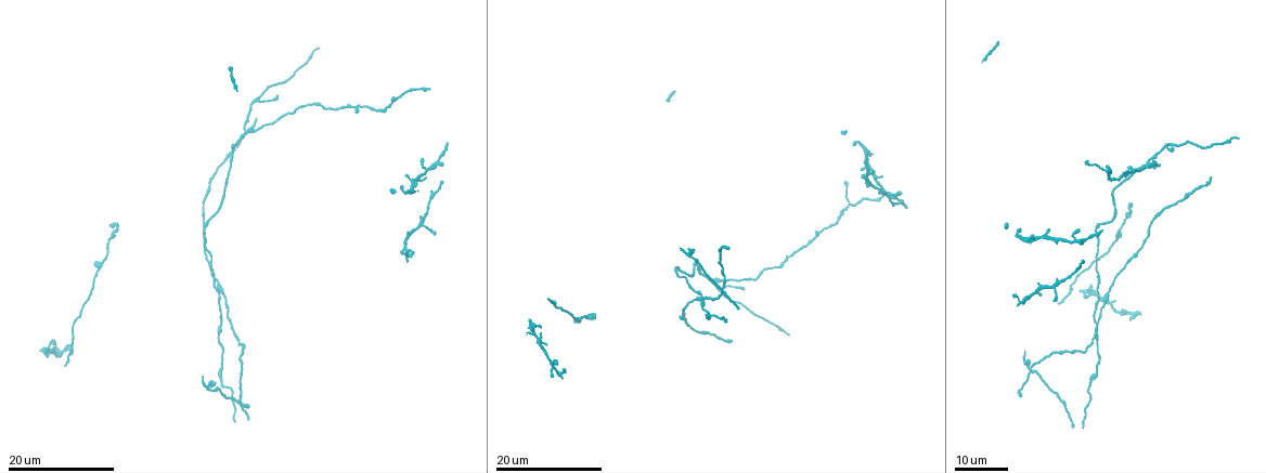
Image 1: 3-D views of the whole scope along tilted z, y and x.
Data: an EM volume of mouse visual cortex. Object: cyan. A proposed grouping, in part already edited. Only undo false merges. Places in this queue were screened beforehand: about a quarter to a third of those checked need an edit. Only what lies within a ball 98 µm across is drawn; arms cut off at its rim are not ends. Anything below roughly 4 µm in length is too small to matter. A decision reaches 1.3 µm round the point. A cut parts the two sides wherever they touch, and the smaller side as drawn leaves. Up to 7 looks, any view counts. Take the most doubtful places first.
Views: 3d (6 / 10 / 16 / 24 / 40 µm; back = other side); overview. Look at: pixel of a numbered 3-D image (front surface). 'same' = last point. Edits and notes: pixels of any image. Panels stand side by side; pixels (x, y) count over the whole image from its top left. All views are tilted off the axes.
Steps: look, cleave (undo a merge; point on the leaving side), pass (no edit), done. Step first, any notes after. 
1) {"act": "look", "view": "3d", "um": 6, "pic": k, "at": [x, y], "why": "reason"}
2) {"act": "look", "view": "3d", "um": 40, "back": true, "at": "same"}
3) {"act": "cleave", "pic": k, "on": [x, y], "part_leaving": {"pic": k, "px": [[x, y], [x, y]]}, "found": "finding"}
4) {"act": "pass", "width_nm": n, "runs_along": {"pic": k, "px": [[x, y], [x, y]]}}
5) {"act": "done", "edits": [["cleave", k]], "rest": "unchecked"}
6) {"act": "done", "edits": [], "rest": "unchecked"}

{"act": "look", "view": "3d", "um": 24, "pic": 1, "at": [1094, 320], "why": "three-way junction"}

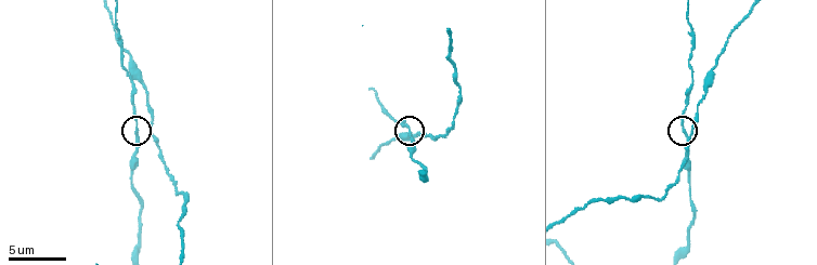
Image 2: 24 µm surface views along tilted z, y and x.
{"act": "look", "view": "3d", "um": 6, "pic": 2, "at": [687, 133]}

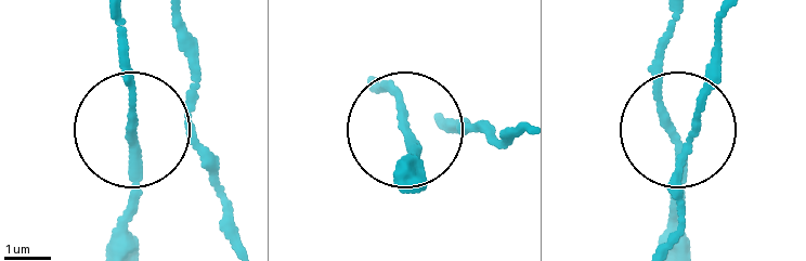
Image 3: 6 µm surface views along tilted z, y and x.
{"act": "pass", "width_nm": 150, "runs_along": {"pic": 3, "px": [[375, 91], [391, 89], [413, 168]]}, "found": "one cell here"}

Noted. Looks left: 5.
{"act": "look", "view": "3d", "um": 16, "pic": 1, "at": [249, 132], "why": "arms part here"}

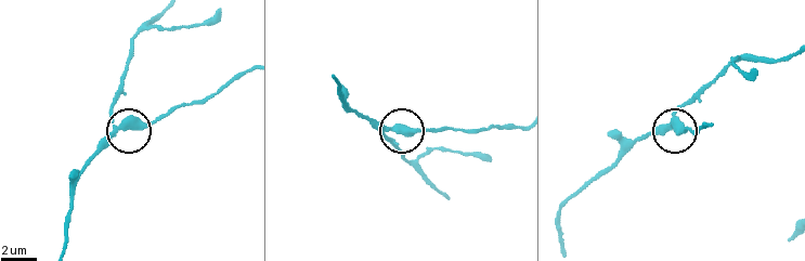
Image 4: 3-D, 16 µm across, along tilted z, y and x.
{"act": "look", "view": "3d", "um": 6, "pic": 4, "at": [118, 126]}

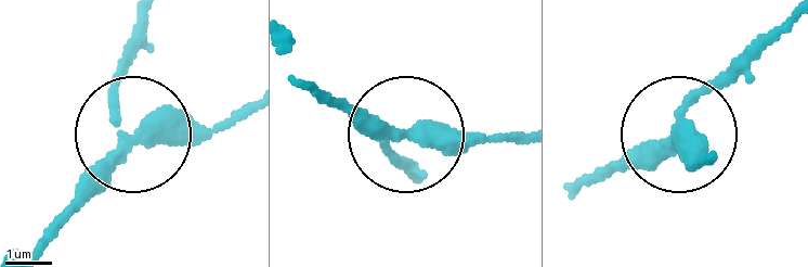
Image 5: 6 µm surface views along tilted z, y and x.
{"act": "pass", "arms": 3, "runs_along": {"pic": 5, "px": [[49, 245], [121, 148], [118, 80], [135, 20]]}, "found": "one cell here"}

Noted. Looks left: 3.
{"act": "look", "view": "3d", "um": 24, "pic": 1, "at": [253, 101]}

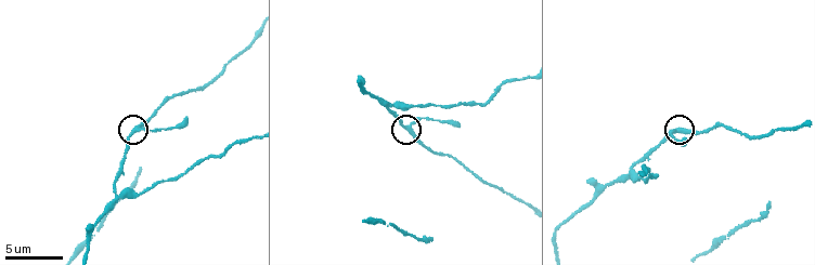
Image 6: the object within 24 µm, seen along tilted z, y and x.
{"act": "look", "view": "3d", "um": 10, "pic": 6, "at": [136, 128], "why": "closer look"}

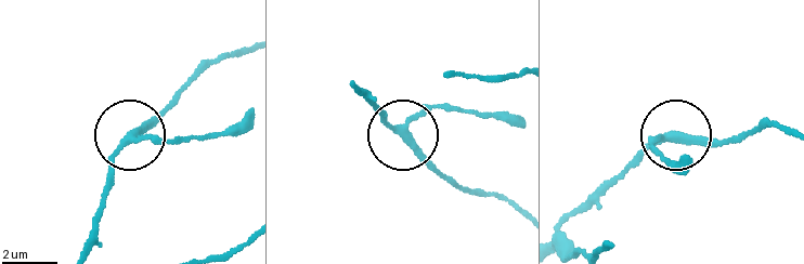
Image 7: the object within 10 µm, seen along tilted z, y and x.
{"act": "pass", "arms": 3, "runs_along": {"pic": 7, "px": [[559, 224], [595, 187], [671, 136], [655, 142], [655, 150]]}, "found": "one cell here"}

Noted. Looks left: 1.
{"act": "done", "edits": [], "rest": "unchecked"}

